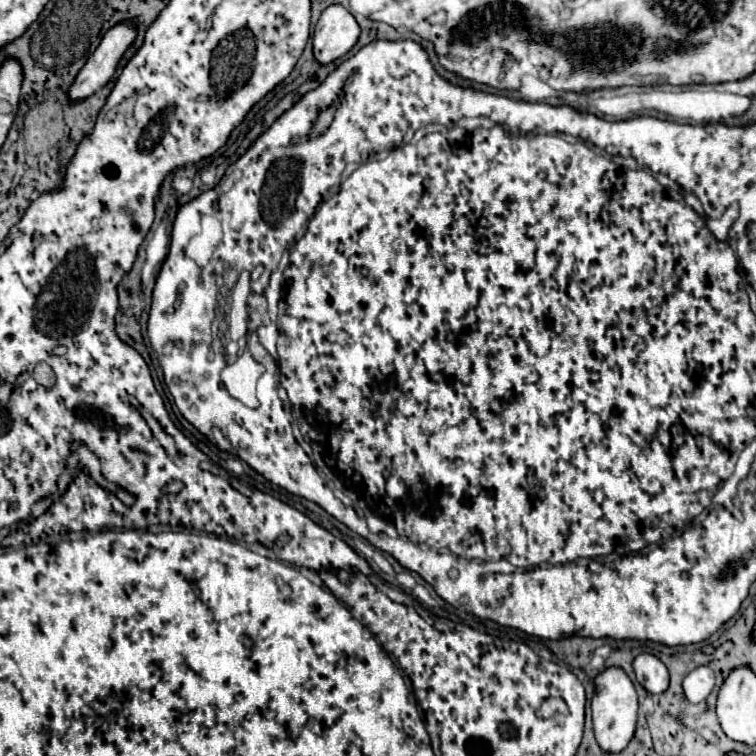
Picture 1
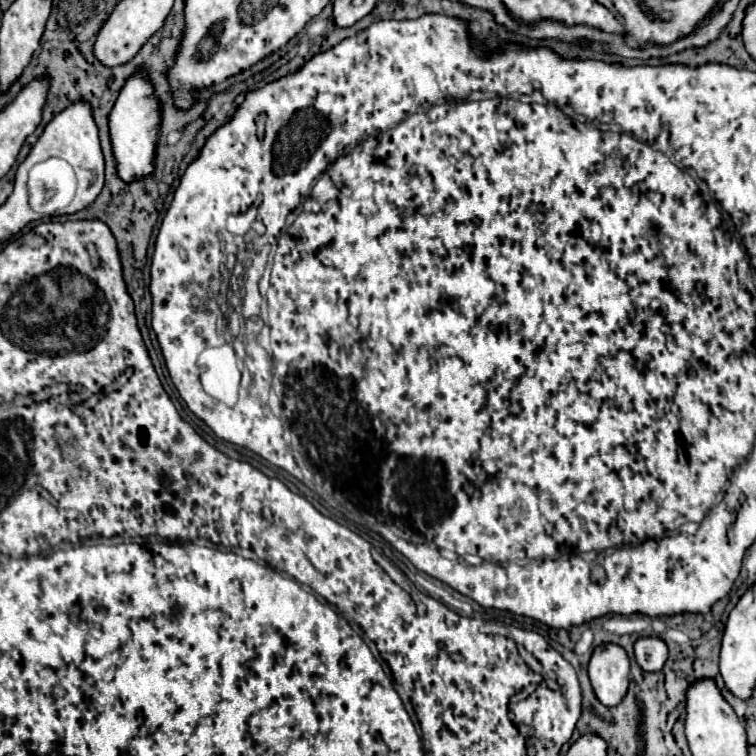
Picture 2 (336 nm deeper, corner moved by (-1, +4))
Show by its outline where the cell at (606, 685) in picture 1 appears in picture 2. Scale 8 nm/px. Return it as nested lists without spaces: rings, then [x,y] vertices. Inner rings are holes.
[[[615,643],[595,647],[589,661],[589,679],[603,705],[619,705],[629,687],[629,657],[625,649]]]

